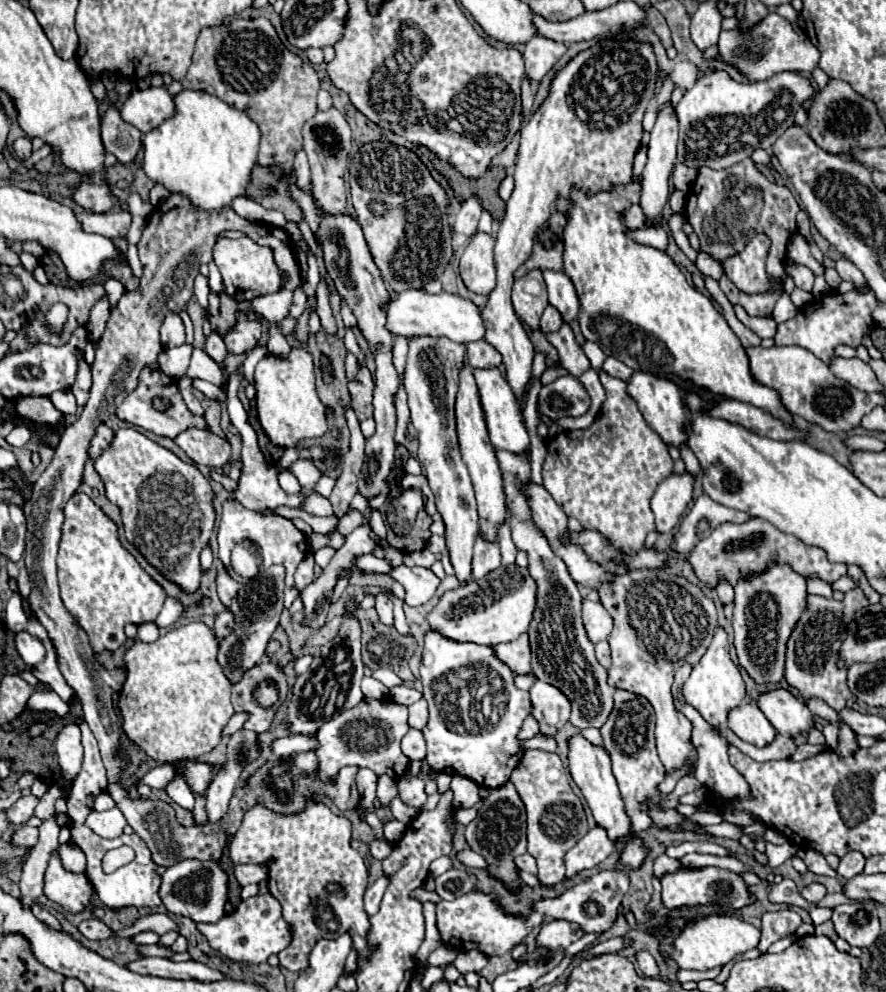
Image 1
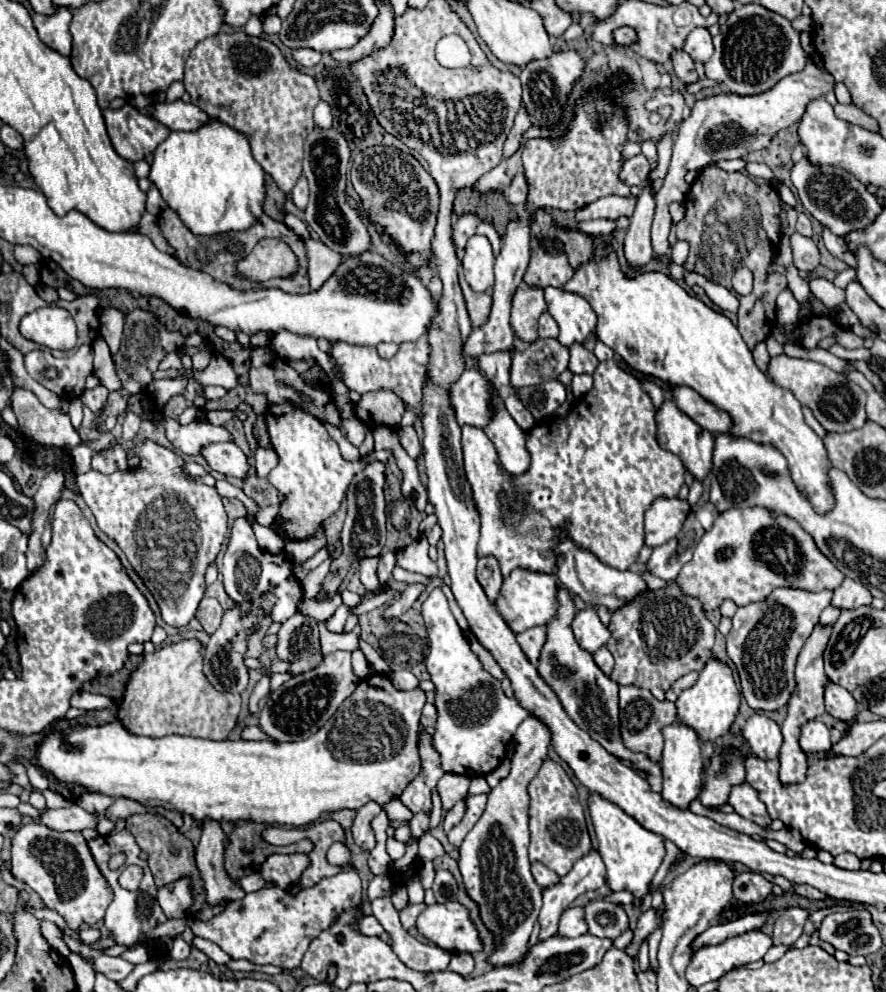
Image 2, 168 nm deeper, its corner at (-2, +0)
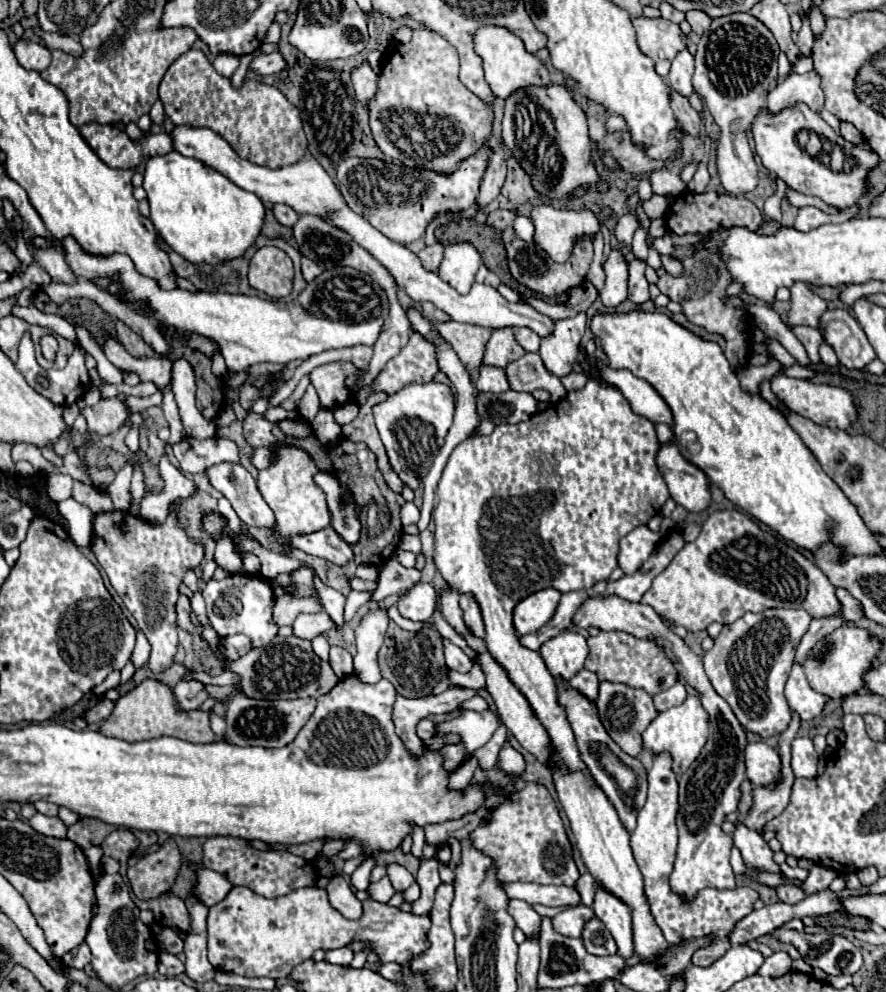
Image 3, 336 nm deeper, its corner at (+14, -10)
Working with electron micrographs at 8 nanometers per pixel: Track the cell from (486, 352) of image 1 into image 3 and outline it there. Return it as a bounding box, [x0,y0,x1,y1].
[476,367,510,393]

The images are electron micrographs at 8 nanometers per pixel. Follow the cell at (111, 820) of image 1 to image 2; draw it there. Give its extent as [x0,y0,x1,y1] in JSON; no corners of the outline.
[40,805,100,831]

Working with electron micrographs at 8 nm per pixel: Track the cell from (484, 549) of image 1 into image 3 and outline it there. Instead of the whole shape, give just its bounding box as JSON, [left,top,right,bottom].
[460,597,484,639]

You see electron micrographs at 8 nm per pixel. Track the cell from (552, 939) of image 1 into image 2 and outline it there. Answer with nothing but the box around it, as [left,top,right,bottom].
[558,907,588,937]

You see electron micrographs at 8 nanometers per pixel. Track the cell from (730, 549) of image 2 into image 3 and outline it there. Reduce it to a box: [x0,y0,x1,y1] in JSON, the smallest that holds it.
[642,509,840,633]

